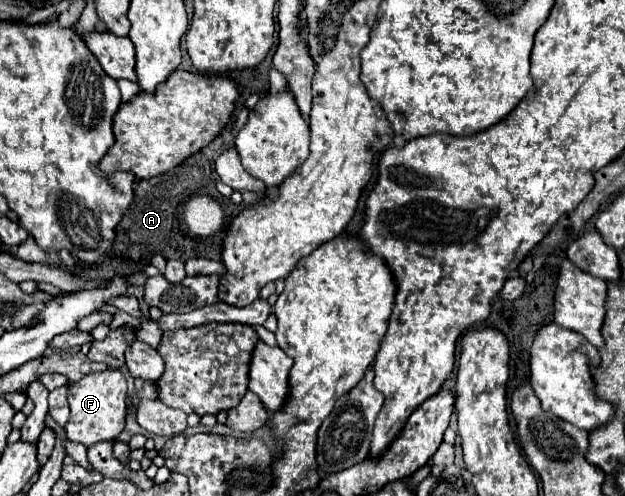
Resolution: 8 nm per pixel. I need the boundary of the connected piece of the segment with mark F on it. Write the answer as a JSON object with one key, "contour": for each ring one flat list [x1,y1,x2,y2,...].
{"contour":[[104,370,86,374,80,382,68,384,68,404,70,418,66,424,66,434,72,442,92,446,102,440,114,440,122,430,126,420,126,380,120,370]]}

